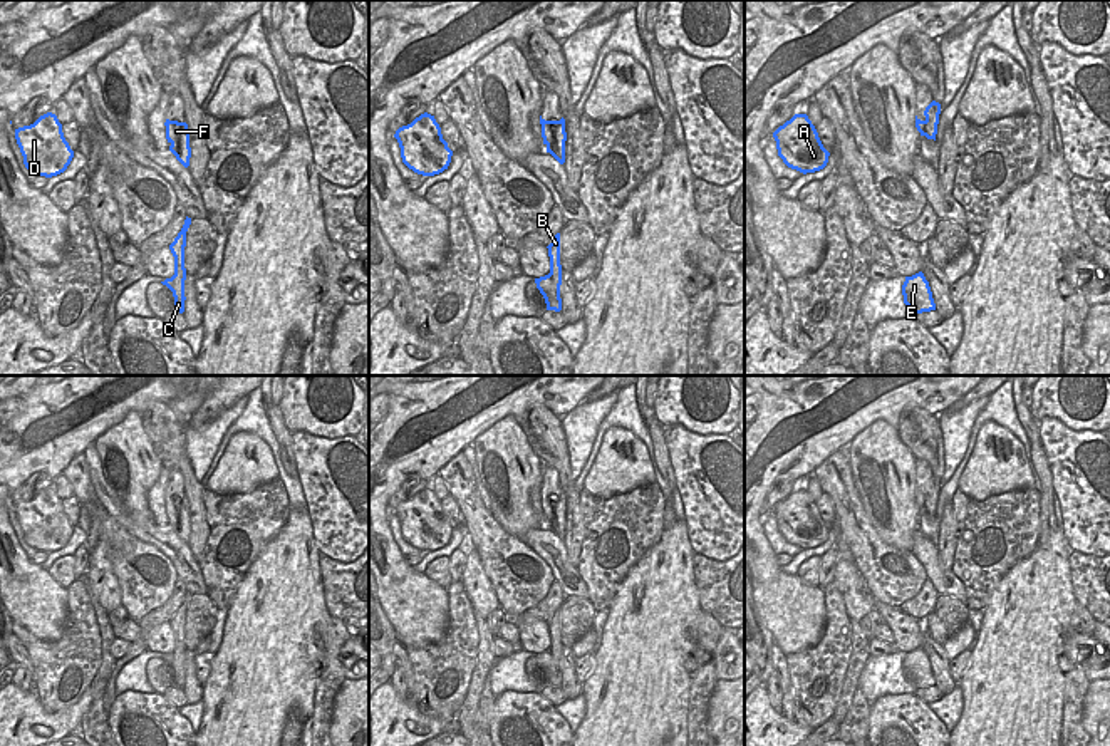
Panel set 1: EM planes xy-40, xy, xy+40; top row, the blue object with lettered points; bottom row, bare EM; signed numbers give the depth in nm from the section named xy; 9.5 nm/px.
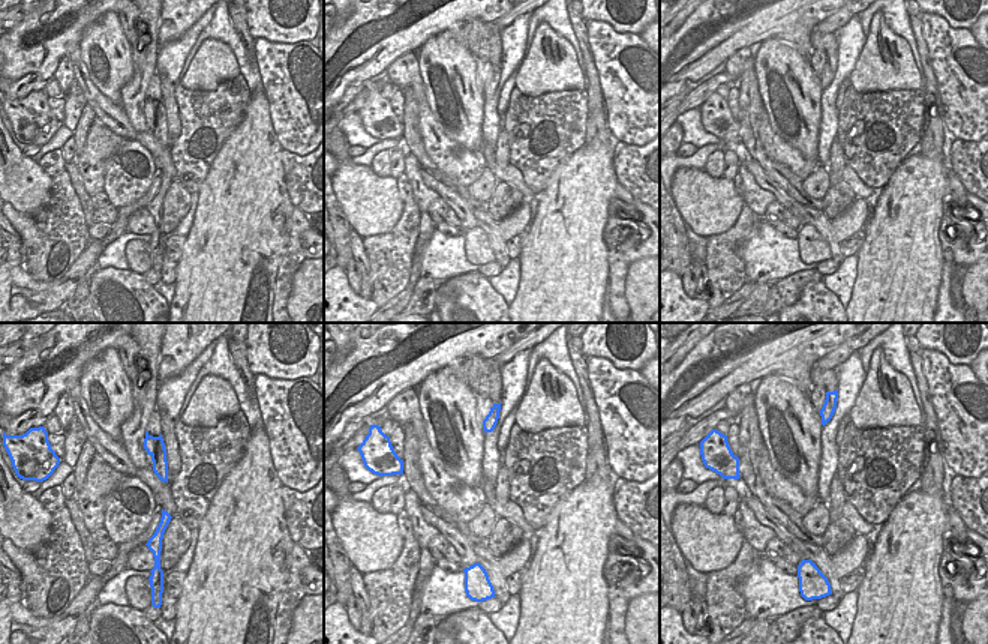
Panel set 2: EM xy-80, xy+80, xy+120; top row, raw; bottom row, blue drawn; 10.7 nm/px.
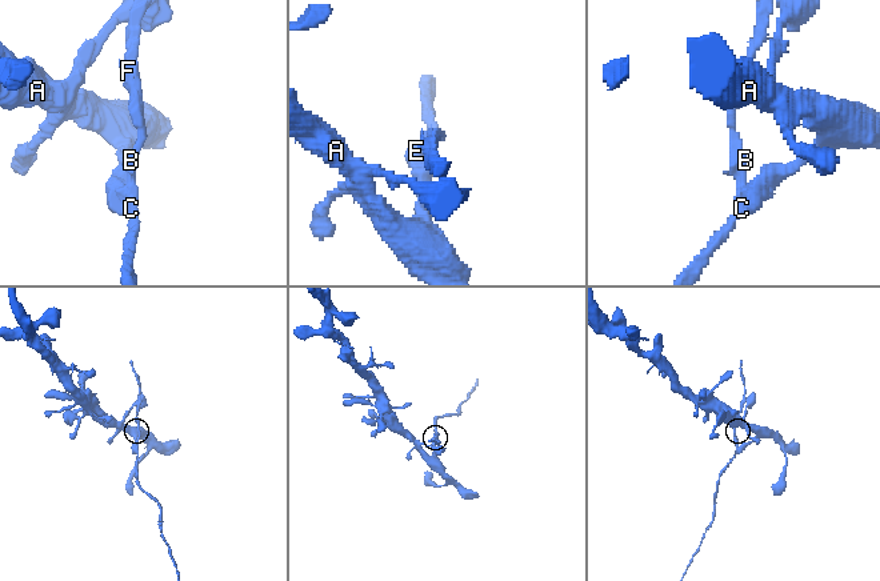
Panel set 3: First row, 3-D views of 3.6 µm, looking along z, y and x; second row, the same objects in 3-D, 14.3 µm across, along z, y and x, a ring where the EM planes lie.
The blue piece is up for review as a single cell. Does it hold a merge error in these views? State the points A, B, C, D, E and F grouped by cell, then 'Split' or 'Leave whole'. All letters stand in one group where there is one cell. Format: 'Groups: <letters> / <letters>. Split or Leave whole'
Groups: A D E / B C F. Split

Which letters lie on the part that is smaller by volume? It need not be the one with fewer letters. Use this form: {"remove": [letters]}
{"remove": ["B", "C", "F"]}

